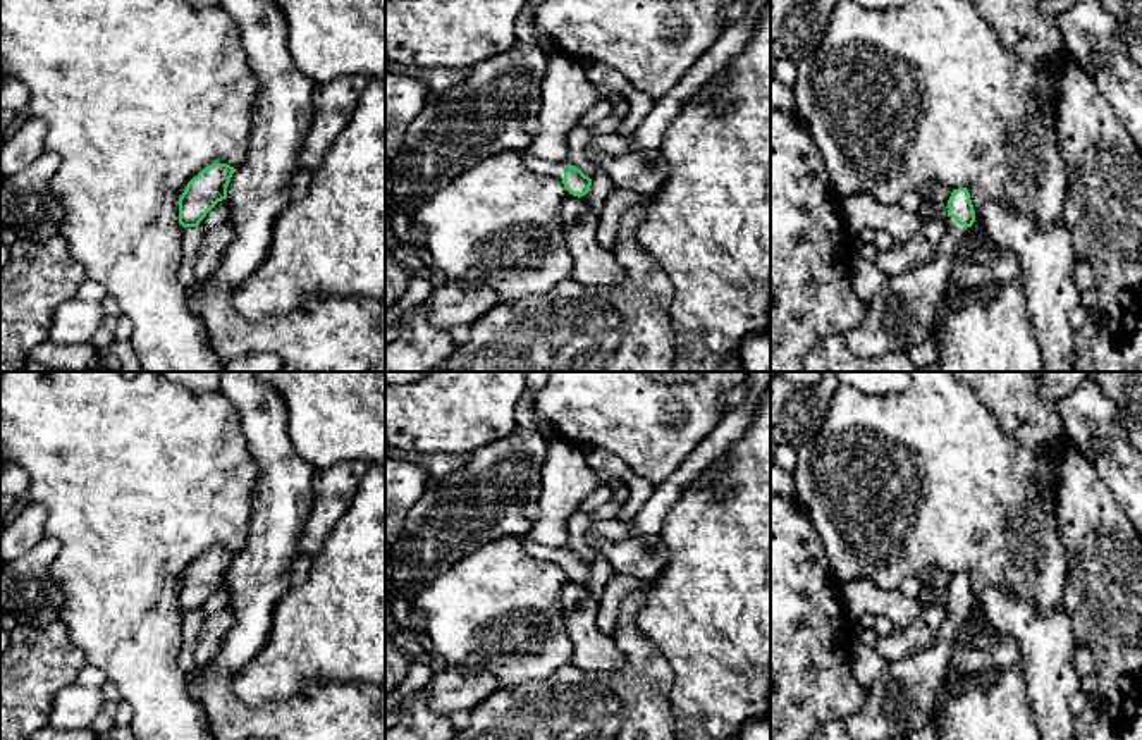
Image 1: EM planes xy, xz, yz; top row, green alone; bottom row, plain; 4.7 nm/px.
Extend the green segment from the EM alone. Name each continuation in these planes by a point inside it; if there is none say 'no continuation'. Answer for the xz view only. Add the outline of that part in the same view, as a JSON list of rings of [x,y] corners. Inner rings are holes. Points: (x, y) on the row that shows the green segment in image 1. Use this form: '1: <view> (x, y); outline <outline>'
1: xz (554, 169); outline [[[528,148],[521,151],[521,157],[528,169],[542,176],[550,176],[557,181],[562,181],[564,172],[568,170],[568,162],[549,162],[549,160],[538,158]]]

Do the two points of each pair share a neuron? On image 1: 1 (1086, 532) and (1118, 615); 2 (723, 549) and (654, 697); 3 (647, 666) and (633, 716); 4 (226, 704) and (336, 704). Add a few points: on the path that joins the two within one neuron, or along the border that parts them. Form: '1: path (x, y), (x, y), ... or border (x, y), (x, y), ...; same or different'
1: path (1105, 553), (1118, 594); same
2: border (644, 634), (671, 668), (669, 706); different
3: path (645, 678), (633, 704); same
4: path (253, 720), (308, 720); same

